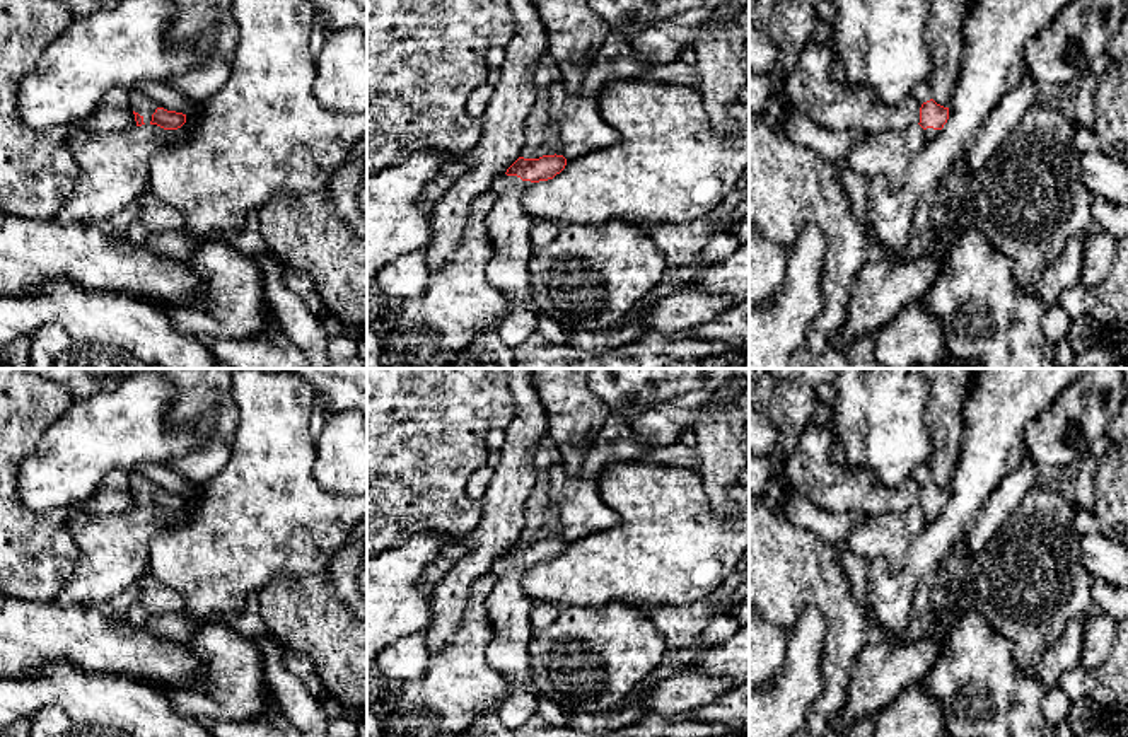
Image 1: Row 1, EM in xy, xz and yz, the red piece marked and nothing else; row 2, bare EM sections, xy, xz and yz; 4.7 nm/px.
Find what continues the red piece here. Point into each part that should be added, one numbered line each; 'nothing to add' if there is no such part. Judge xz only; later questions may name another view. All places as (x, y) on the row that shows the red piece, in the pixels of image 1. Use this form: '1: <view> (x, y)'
1: xz (540, 132)
2: xz (509, 226)

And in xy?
1: xy (140, 103)

